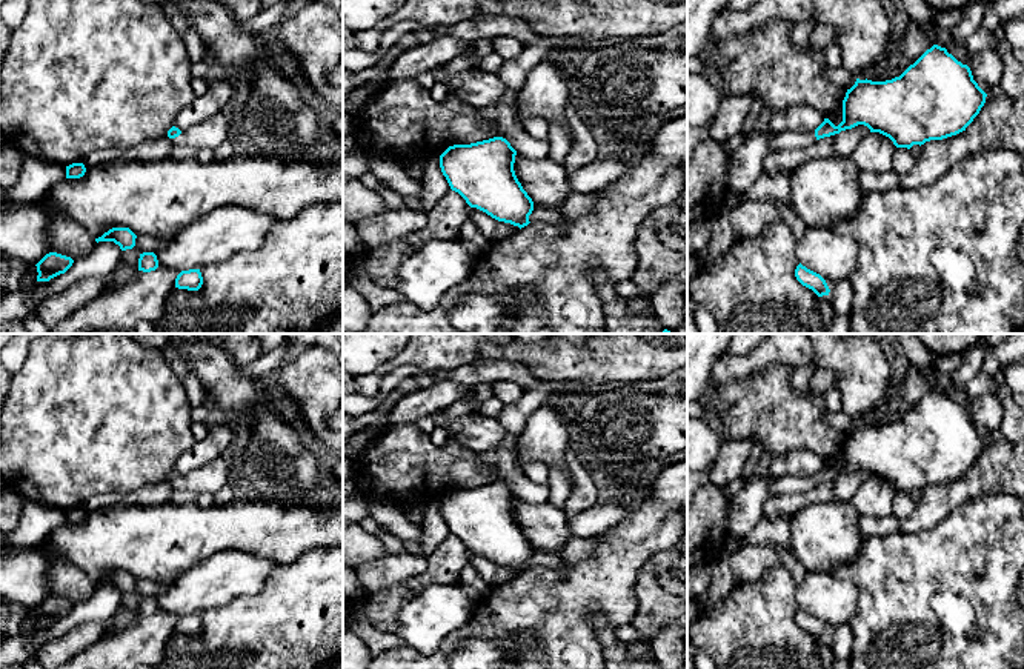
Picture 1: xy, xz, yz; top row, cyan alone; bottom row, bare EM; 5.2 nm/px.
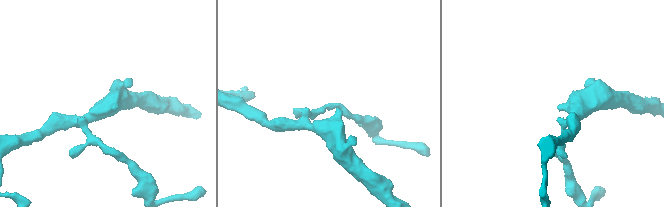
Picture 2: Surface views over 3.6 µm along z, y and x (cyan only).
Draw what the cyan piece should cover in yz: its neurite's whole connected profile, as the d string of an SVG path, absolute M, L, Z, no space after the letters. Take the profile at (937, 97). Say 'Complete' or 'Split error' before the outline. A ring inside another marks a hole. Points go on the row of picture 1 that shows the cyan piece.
Split error. M933 45L899 77L886 82L856 78L843 100L843 121L835 126L829 118L815 129L772 134L772 152L809 148L820 138L864 125L870 132L889 137L896 148L910 149L930 140L956 135L973 121L986 103L987 94L973 80L967 65L958 62L946 48Z

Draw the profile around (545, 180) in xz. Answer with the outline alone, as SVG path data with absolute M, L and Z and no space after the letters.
M517 152L514 171L523 189L540 206L557 208L572 192L564 165L549 157L532 160Z

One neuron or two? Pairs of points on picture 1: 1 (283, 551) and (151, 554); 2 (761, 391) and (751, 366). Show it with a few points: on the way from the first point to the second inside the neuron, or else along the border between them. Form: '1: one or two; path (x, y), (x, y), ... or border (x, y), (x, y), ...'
1: one; path (251, 535), (183, 535)
2: two; border (789, 366), (771, 363), (751, 376), (718, 383)

